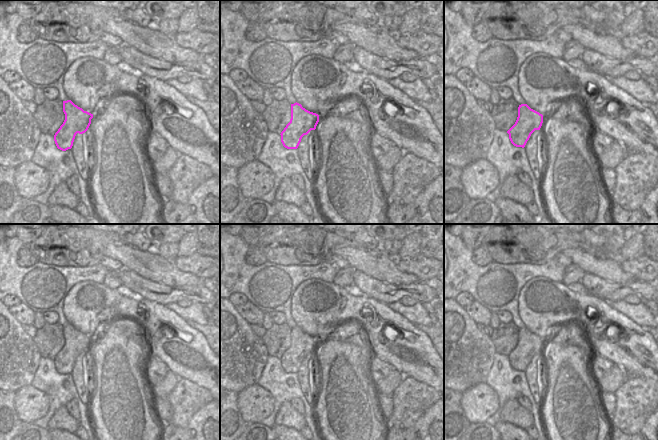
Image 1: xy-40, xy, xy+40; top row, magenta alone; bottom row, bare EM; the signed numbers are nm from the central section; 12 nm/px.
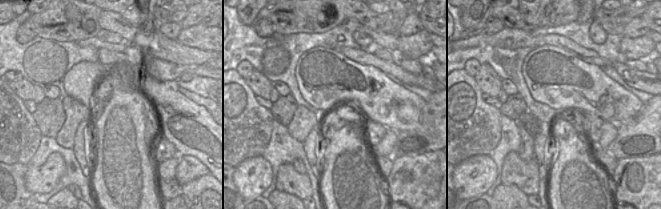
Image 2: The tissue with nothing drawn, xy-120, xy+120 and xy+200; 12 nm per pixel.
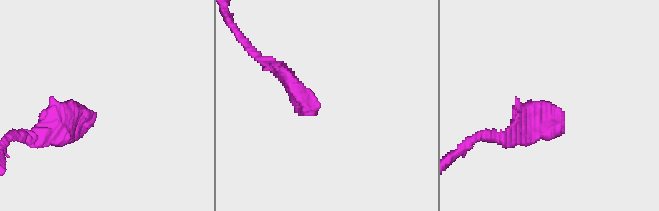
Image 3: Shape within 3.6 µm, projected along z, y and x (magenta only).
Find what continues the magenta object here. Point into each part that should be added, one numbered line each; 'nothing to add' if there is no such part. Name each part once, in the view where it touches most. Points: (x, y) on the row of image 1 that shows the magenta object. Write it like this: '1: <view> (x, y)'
nothing to add

